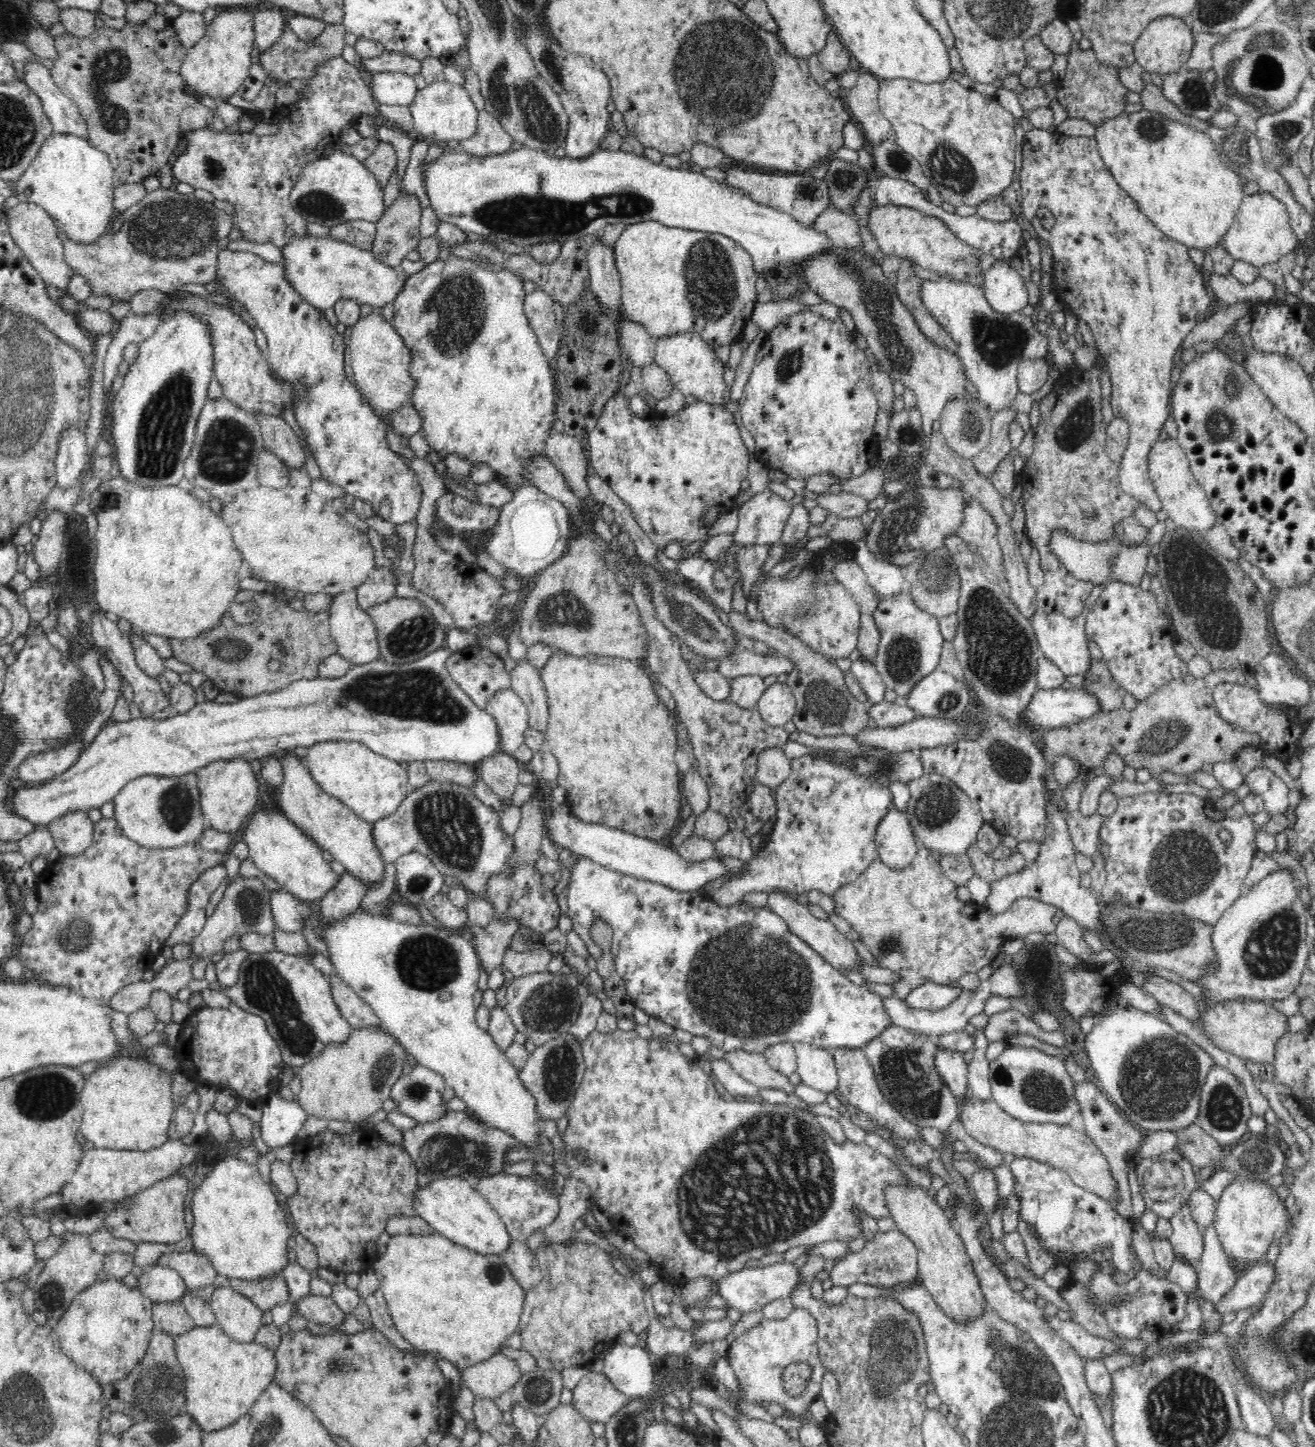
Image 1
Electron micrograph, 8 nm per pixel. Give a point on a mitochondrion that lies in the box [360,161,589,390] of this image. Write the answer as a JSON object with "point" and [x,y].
{"point":[457,304]}

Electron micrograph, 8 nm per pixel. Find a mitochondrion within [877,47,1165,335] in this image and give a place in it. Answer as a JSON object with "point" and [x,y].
{"point":[951,170]}

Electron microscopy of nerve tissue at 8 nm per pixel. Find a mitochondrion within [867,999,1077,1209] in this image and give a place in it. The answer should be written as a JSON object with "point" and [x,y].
{"point":[906,1071]}

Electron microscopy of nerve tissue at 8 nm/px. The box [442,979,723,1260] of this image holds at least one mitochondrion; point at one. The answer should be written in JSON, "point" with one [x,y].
{"point":[545,1009]}

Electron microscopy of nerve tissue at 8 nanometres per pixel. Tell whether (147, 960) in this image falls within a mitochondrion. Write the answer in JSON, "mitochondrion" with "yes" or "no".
{"mitochondrion":"no"}

